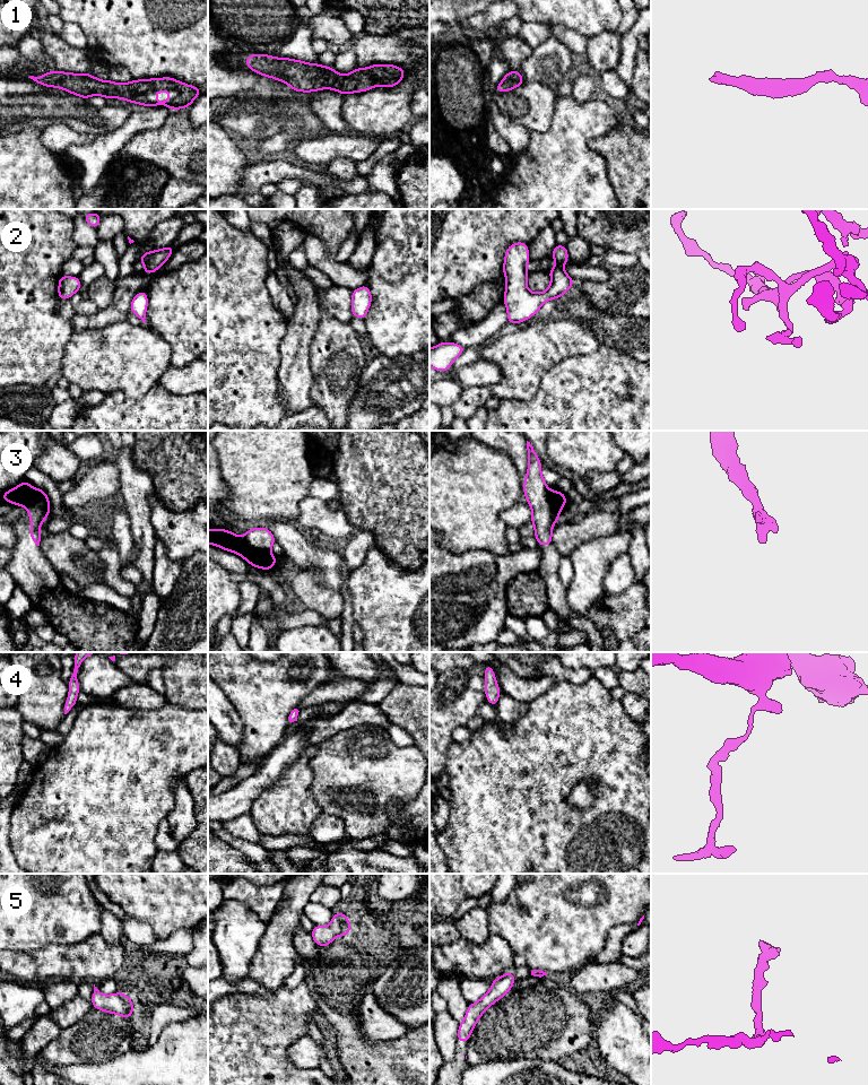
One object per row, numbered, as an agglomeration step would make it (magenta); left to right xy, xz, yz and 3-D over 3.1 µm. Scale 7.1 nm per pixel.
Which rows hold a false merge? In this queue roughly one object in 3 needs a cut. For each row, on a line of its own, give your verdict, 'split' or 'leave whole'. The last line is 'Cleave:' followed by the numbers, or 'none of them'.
1: leave whole
2: leave whole
3: split
4: leave whole
5: leave whole
Cleave: 3

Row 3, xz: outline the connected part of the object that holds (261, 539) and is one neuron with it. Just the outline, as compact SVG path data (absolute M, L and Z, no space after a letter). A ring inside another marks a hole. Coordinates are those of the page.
M266 527L253 528L244 532L244 539L248 545L259 552L269 552L276 542L275 536Z

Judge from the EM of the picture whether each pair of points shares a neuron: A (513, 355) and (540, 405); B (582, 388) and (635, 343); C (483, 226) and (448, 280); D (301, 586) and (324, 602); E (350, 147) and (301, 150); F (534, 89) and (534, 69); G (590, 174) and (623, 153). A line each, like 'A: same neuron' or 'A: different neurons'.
A: different neurons
B: different neurons
C: same neuron
D: same neuron
E: same neuron
F: different neurons
G: different neurons

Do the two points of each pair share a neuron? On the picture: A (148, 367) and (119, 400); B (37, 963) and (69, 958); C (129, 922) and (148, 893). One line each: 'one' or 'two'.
A: two
B: one
C: two

